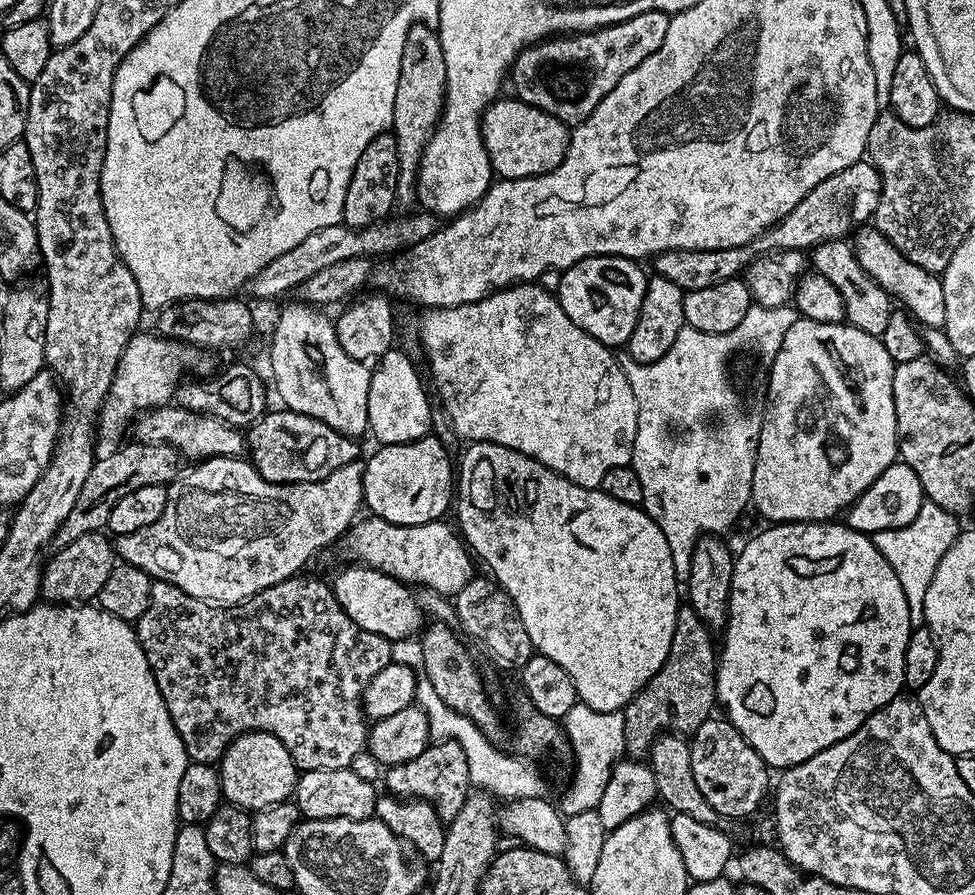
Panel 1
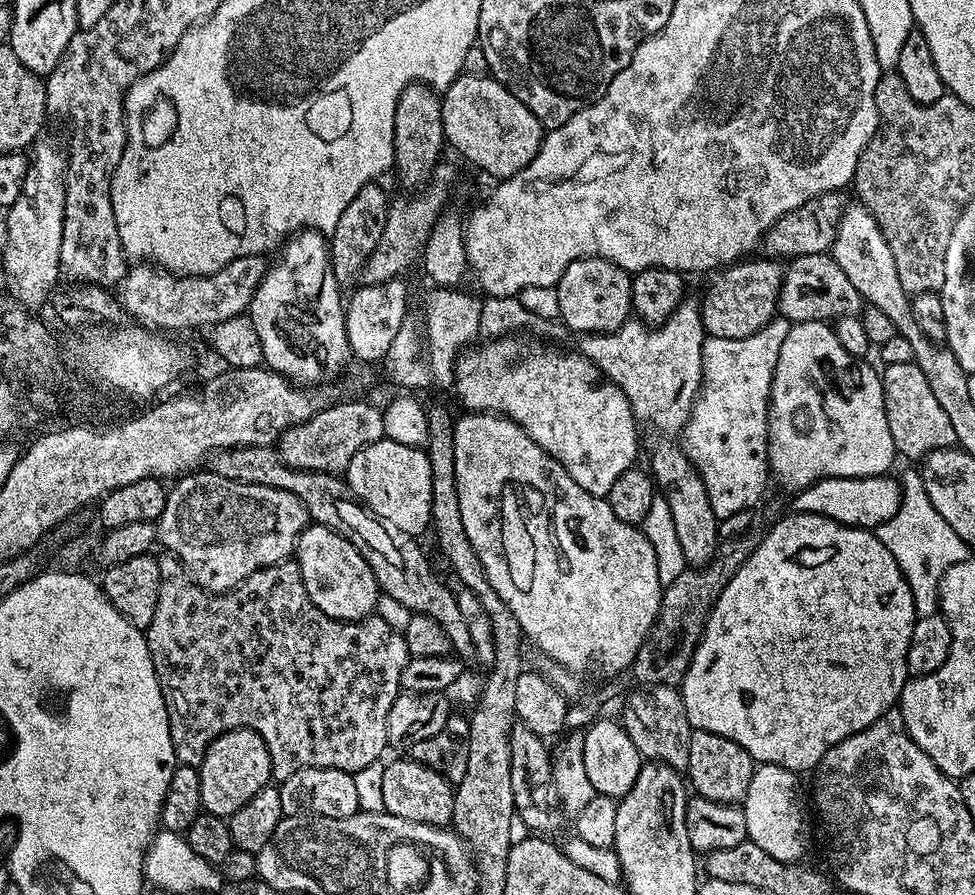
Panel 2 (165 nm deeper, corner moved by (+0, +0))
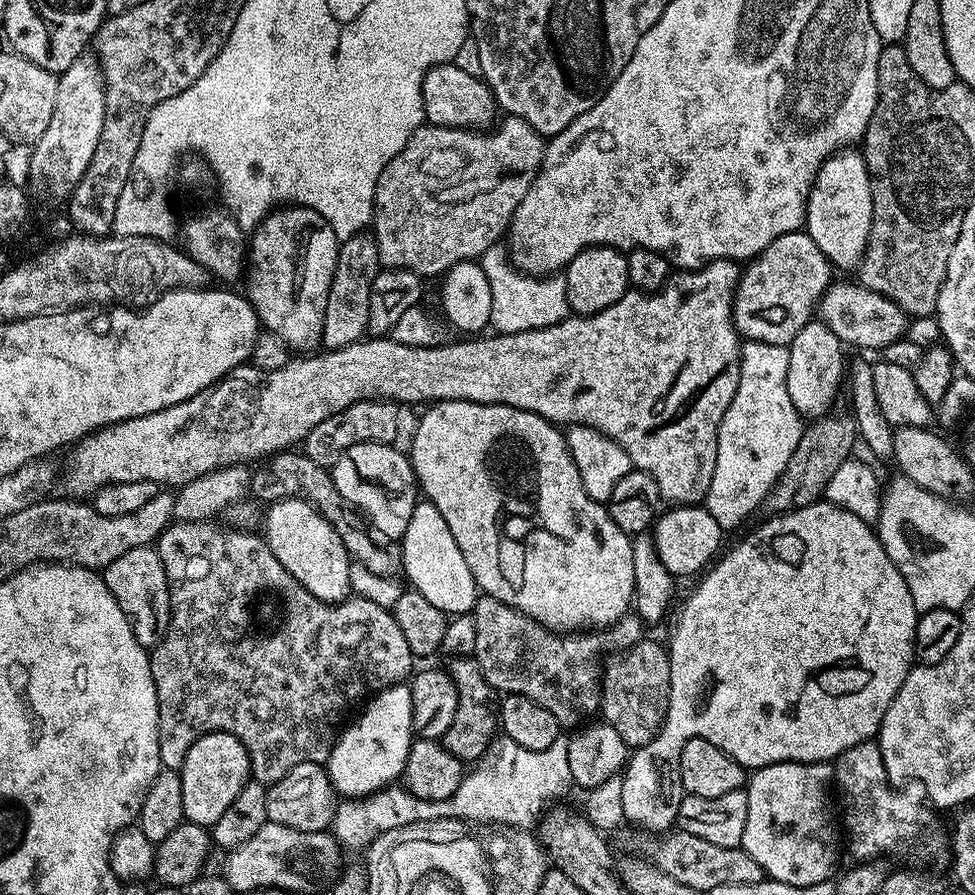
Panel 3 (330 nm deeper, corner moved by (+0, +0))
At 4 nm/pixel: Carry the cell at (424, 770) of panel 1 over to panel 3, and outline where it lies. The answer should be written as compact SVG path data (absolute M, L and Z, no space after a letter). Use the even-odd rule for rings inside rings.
M454 656L447 662L446 671L458 690L458 710L454 710L454 722L450 722L442 743L459 760L479 762L488 755L498 736L498 693L486 682L480 663L472 656Z

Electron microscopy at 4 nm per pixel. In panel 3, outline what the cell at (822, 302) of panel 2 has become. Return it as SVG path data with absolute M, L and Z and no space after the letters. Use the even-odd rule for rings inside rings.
M837 279L825 288L818 301L818 320L840 340L852 348L883 350L894 342L905 339L910 328L910 317L890 298L864 288L858 282Z

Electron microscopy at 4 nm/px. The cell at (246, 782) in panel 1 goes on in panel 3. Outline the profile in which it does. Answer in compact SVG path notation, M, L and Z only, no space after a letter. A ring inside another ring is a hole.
M211 732L186 754L182 766L178 769L182 778L182 810L185 821L189 824L202 824L210 826L222 818L223 812L238 798L238 790L248 783L252 763L248 757L246 746L234 734L229 732Z

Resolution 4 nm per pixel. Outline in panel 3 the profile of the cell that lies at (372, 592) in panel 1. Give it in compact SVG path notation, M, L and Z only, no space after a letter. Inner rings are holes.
M298 498L269 503L262 520L262 535L274 558L278 558L278 562L282 562L282 566L286 566L286 570L290 570L290 574L298 578L314 598L327 604L348 599L352 592L350 572L354 561L342 538L338 538L338 530L326 522L314 504Z

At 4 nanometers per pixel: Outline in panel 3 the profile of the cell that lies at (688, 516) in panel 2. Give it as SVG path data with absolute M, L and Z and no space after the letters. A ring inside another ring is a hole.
M711 260L701 268L680 270L669 276L667 282L657 292L638 292L629 290L625 296L618 298L614 306L606 306L606 310L596 312L592 316L569 315L568 319L558 322L554 326L546 326L538 330L525 332L501 332L499 334L481 335L479 338L460 338L457 344L441 342L432 347L422 345L403 345L391 338L365 338L354 342L350 346L321 351L319 354L300 354L290 358L286 366L279 370L262 370L255 366L241 366L228 376L224 376L217 384L211 384L206 390L194 394L186 402L178 402L169 408L158 410L154 414L146 414L138 418L123 420L120 424L110 424L106 428L98 428L91 436L85 436L71 449L72 465L64 476L64 488L69 497L88 498L107 484L118 482L142 482L149 480L161 486L179 486L190 482L194 478L202 478L202 474L210 474L219 468L229 468L232 464L247 465L247 460L263 461L271 458L277 452L283 452L299 445L318 426L318 422L326 422L334 414L346 410L346 406L354 406L363 400L391 400L397 405L424 404L431 405L441 400L469 400L479 404L505 404L518 410L526 410L538 414L542 418L552 421L557 426L571 426L581 424L590 426L594 430L606 433L630 458L633 469L650 474L654 482L658 482L661 501L669 505L699 505L707 501L710 482L714 478L714 462L718 458L718 430L734 394L738 390L738 374L740 373L740 345L742 337L736 331L732 321L732 294L736 291L736 283L740 280L741 265L734 260Z

